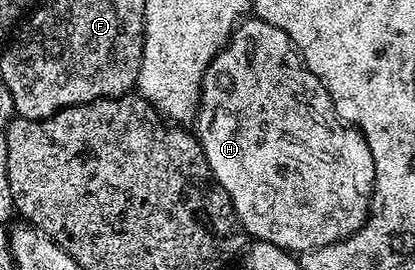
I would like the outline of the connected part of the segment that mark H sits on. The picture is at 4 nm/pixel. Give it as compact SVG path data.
M249 17L238 23L233 36L205 70L205 76L201 82L201 106L197 108L195 120L195 134L207 157L207 165L211 165L211 173L231 197L237 219L245 228L246 236L254 240L282 247L284 251L290 253L314 251L332 243L339 243L348 235L354 235L369 215L369 205L373 201L375 161L371 157L371 149L367 145L365 136L357 128L350 127L338 117L327 89L321 84L319 77L315 77L315 73L311 73L309 66L301 60L301 55L287 37L287 33L283 33L283 29L275 29L275 25L267 21Z

